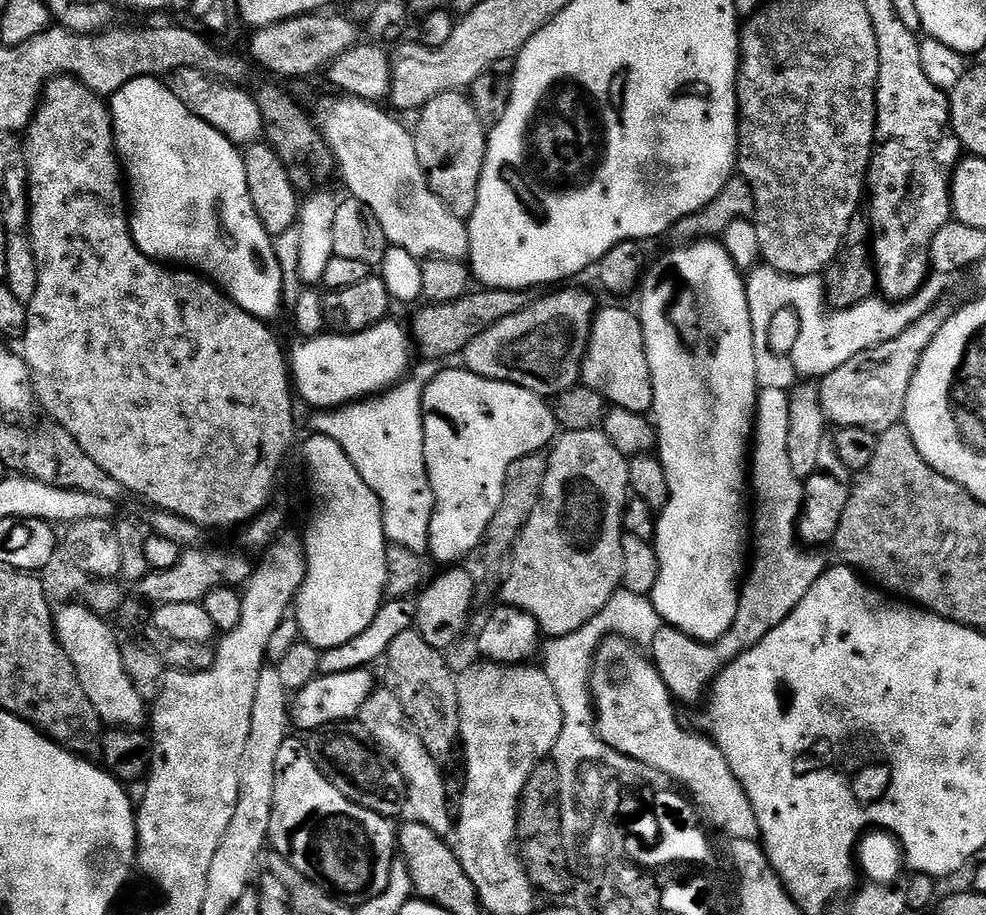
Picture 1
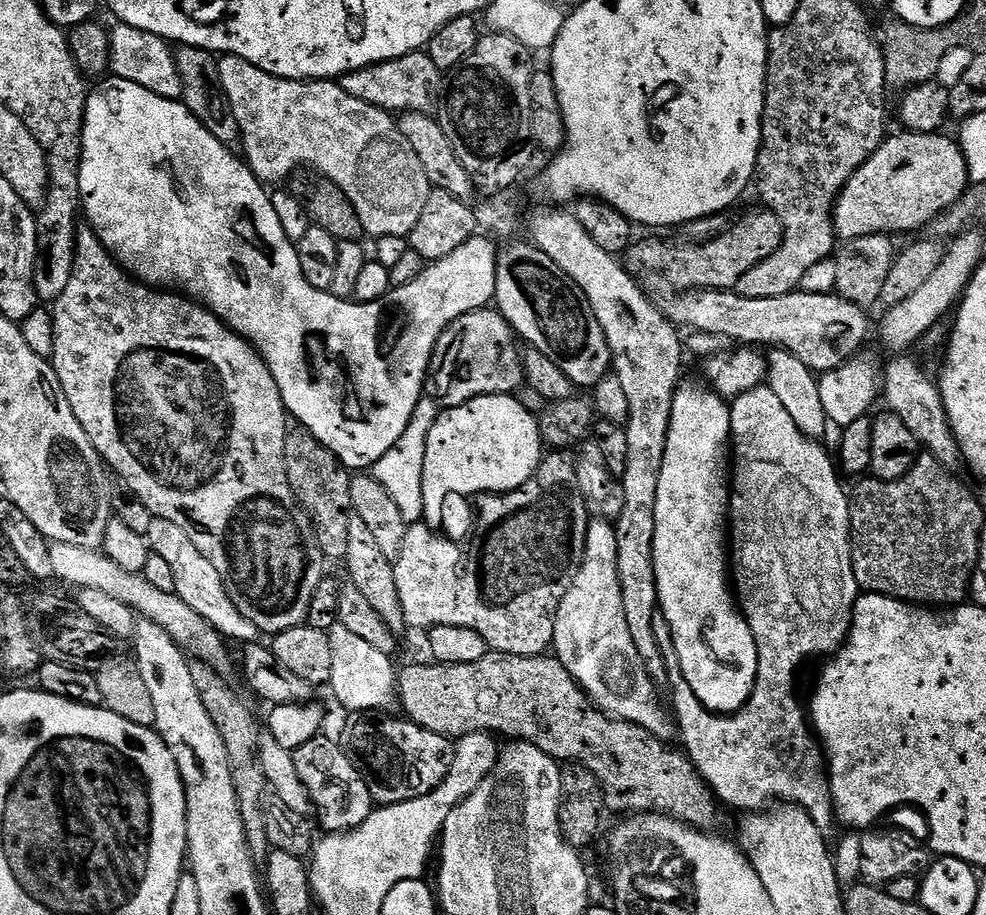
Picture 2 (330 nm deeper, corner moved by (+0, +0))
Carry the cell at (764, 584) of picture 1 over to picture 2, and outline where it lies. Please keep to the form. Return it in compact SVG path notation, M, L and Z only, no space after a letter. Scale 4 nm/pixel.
M761 386L744 392L731 401L732 409L732 438L730 441L730 568L734 573L734 596L738 601L738 607L744 613L744 620L750 626L750 630L756 639L758 646L758 674L756 675L756 685L752 691L752 697L734 713L717 714L709 712L702 706L702 702L696 700L694 690L690 690L690 682L680 669L678 654L674 650L674 642L670 638L661 638L658 642L658 650L666 662L668 678L667 687L672 687L671 711L674 713L675 721L678 723L678 734L684 742L683 751L705 784L712 789L716 798L724 805L730 804L734 808L748 808L744 810L756 810L767 805L768 799L772 802L783 802L794 804L798 808L804 808L810 814L810 818L821 830L828 830L834 824L834 808L830 803L830 792L826 787L826 760L822 755L821 745L810 727L809 717L806 715L806 708L800 705L800 700L796 697L796 675L800 672L800 667L807 662L811 656L831 657L844 647L848 632L852 629L852 607L856 604L856 597L861 595L858 582L854 578L854 566L852 565L852 523L850 522L850 506L848 505L850 496L840 485L841 473L834 463L833 457L824 447L820 440L812 440L802 430L798 430L794 418L782 406L782 402L774 395L774 390L766 386Z

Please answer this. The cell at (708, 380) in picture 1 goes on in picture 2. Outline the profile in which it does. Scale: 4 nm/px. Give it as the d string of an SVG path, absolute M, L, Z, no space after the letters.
M703 383L688 384L676 389L674 406L670 414L670 430L666 438L666 454L662 458L662 478L658 478L658 502L656 503L656 529L654 530L654 574L658 586L658 608L662 613L662 620L668 623L670 639L674 642L674 650L678 654L678 662L686 682L690 682L690 690L694 690L696 700L709 712L717 714L731 714L736 712L752 697L756 685L756 675L760 659L758 646L750 626L744 620L744 613L740 611L734 599L733 589L730 587L730 441L732 438L732 409L726 403L725 397L709 390Z

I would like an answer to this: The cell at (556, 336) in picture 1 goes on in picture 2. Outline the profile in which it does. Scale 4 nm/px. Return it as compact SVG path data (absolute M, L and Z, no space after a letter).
M495 307L458 318L442 333L428 366L426 392L441 409L462 406L479 396L506 396L525 387L518 337Z

